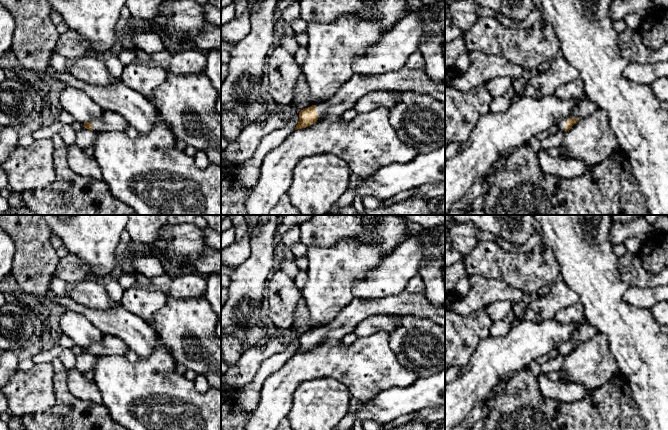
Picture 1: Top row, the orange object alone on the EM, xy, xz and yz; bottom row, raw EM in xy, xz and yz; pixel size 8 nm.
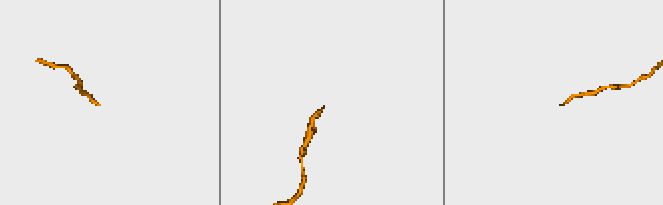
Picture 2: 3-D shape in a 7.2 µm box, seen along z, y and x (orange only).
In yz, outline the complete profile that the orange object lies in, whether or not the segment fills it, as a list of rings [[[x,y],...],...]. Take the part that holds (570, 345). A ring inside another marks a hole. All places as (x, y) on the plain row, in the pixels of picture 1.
[[[584,322],[572,333],[571,338],[567,342],[558,347],[558,351],[560,354],[567,356],[581,342],[594,337],[597,333],[598,332],[594,327],[590,326],[587,322]]]

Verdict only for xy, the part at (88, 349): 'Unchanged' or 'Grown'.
Grown

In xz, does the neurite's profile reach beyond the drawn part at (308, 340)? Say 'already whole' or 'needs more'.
needs more

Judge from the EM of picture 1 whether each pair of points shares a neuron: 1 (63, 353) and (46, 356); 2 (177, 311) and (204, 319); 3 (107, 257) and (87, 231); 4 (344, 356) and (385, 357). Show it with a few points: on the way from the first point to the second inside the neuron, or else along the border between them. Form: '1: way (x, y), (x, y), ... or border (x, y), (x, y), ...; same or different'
1: way (59, 353), (50, 354); same
2: way (184, 318), (197, 319); same
3: way (101, 251), (95, 245), (93, 237); same
4: way (354, 357), (375, 357); same

